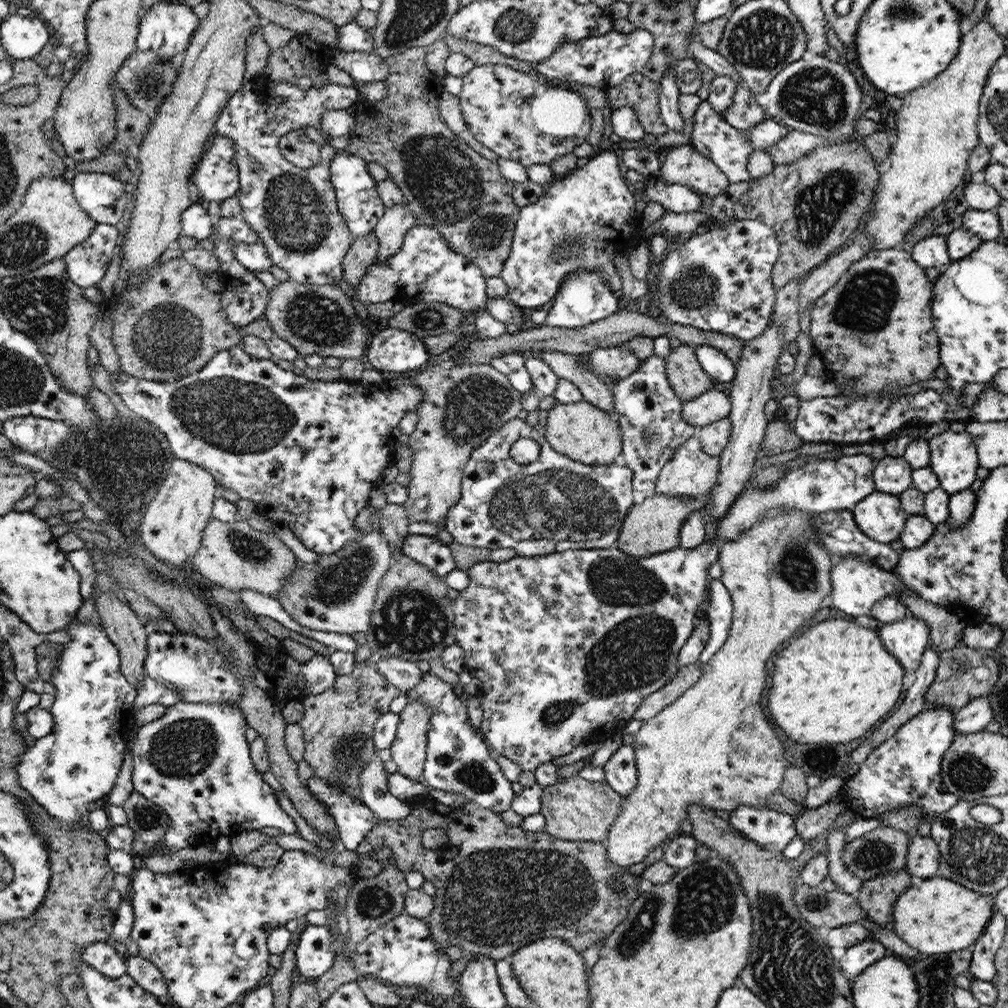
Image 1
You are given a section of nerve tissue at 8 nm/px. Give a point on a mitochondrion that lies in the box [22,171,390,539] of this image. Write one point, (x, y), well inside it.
(239, 416)

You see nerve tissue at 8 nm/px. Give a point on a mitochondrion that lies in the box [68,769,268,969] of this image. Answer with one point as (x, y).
(146, 819)

